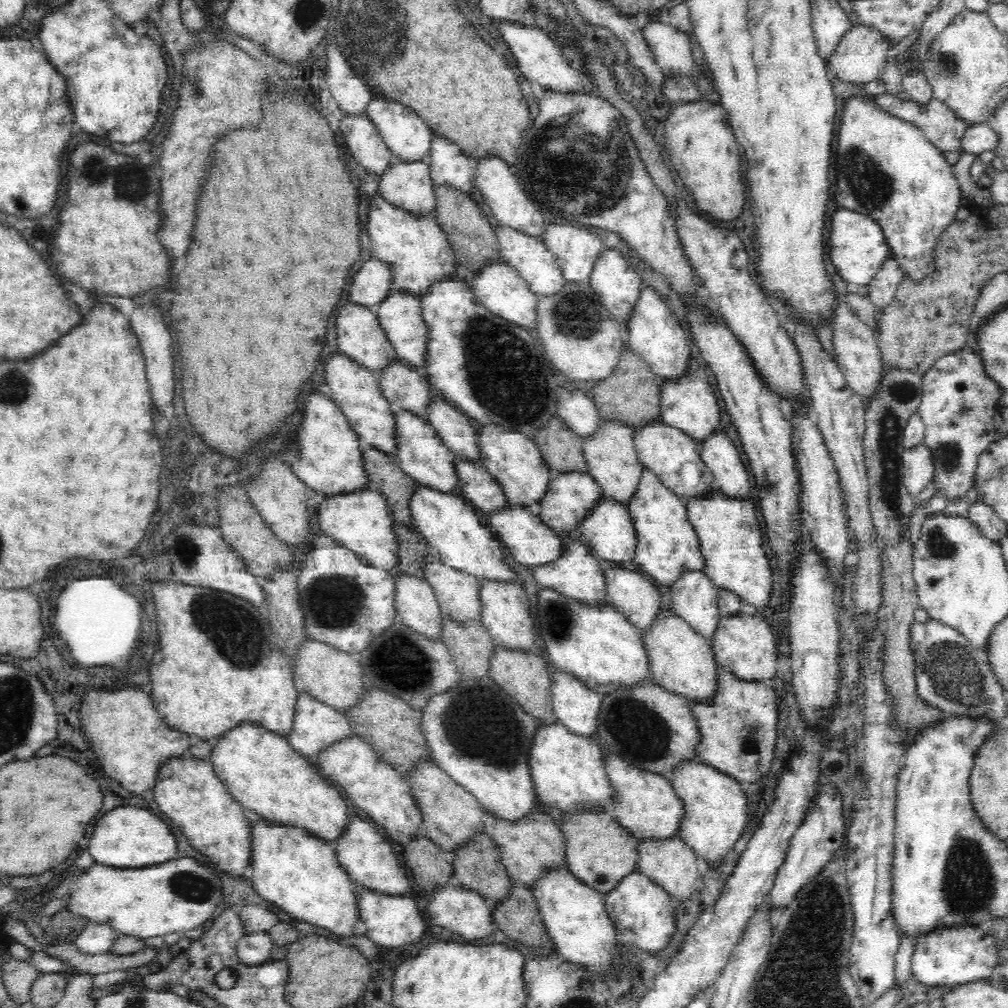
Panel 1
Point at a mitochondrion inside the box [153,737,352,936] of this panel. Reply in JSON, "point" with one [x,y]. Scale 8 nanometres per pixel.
{"point":[194,887]}

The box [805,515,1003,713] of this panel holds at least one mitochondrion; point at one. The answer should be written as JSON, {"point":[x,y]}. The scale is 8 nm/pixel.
{"point":[939,546]}

